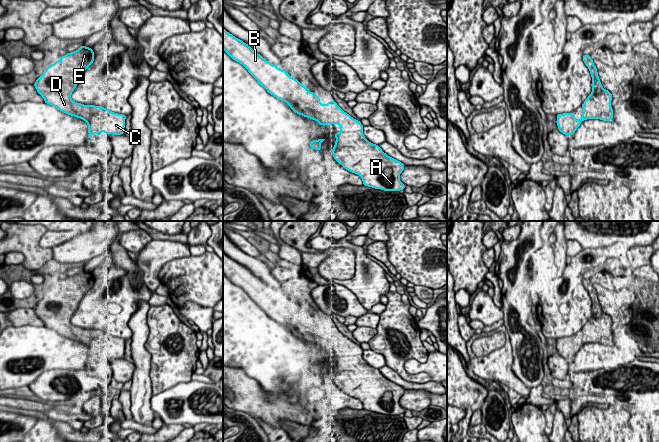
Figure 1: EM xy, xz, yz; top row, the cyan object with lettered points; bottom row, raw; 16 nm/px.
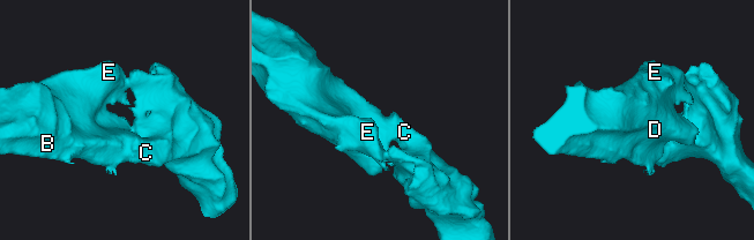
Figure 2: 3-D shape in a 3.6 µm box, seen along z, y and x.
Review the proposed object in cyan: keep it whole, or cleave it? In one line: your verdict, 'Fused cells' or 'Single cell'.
Single cell

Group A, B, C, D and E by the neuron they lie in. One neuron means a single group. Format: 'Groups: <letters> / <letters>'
Groups: A B C D E

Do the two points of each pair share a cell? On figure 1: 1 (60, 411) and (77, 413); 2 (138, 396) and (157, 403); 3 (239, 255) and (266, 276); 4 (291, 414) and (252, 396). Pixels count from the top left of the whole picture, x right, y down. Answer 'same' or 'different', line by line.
1: same
2: different
3: same
4: same

